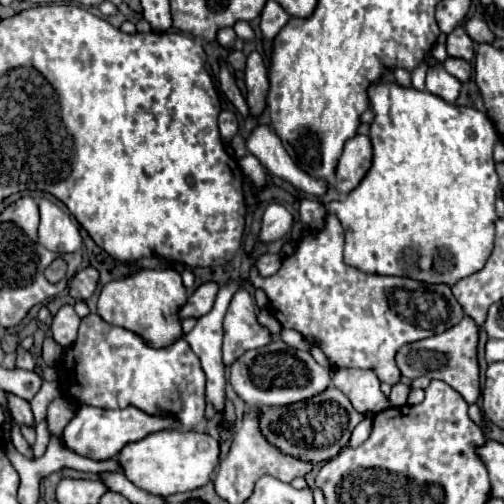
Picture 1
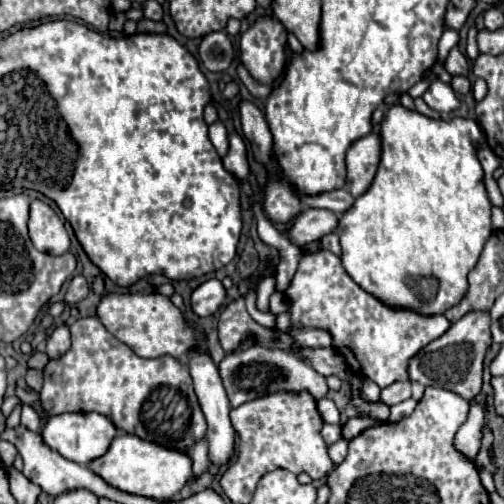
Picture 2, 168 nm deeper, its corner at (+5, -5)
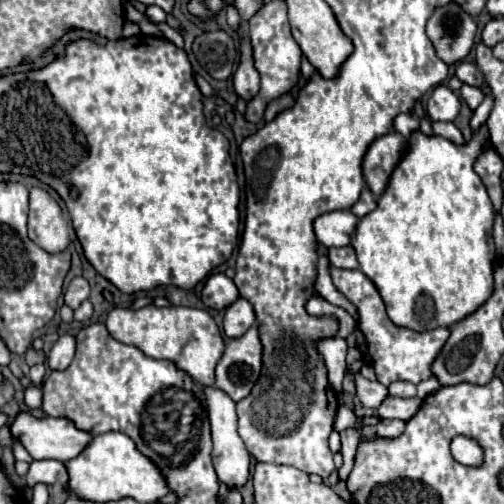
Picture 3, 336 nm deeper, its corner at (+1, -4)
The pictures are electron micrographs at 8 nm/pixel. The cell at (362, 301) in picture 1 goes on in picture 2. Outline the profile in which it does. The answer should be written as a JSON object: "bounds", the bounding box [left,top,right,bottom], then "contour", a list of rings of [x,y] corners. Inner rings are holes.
{"bounds":[286,249,450,389],"contour":[[[326,249],[304,253],[286,297],[290,299],[294,325],[330,331],[334,337],[334,349],[346,359],[352,371],[372,379],[382,389],[394,381],[408,381],[410,359],[450,327],[450,321],[444,315],[424,317],[414,311],[394,311],[384,307],[378,299],[356,285],[344,271],[340,259]]]}

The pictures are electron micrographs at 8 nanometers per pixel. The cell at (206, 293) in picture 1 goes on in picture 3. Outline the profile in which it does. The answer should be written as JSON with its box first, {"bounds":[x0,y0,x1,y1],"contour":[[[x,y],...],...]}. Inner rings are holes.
{"bounds":[202,274,238,310],"contour":[[[212,274],[202,288],[202,302],[208,308],[222,310],[238,300],[238,288],[226,274]]]}

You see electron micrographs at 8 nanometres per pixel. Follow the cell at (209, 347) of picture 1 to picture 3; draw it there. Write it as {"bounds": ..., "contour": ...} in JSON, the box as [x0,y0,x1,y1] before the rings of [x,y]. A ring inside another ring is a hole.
{"bounds":[204,386,250,488],"contour":[[[206,386],[204,388],[204,394],[213,443],[212,461],[214,468],[216,468],[216,474],[230,488],[244,486],[246,480],[248,480],[250,454],[248,454],[242,438],[236,432],[236,410],[234,410],[234,402],[232,402],[232,398],[226,392],[218,390],[216,386]]]}

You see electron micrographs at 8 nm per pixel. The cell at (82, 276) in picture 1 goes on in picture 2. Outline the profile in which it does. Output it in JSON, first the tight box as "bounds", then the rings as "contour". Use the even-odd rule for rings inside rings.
{"bounds":[64,275,90,305],"contour":[[[76,275],[76,277],[70,281],[70,285],[68,285],[68,291],[66,291],[64,301],[66,301],[68,305],[74,305],[74,303],[82,301],[82,299],[88,295],[88,291],[90,291],[90,287],[88,287],[86,279],[84,279],[82,275]]]}

